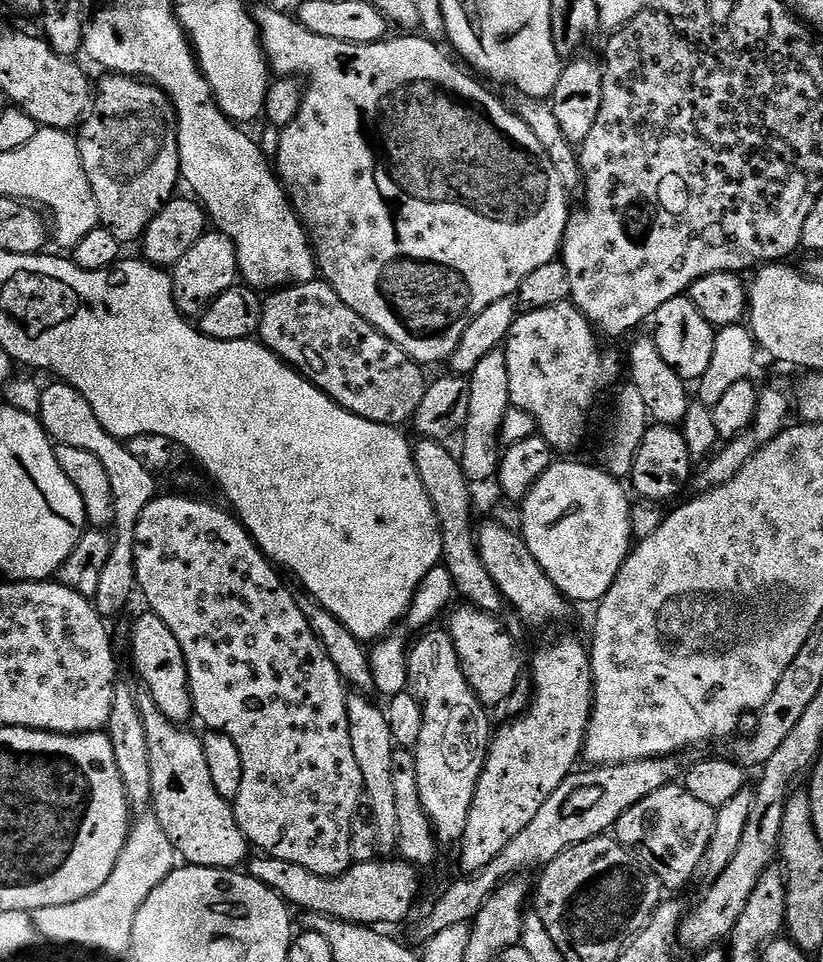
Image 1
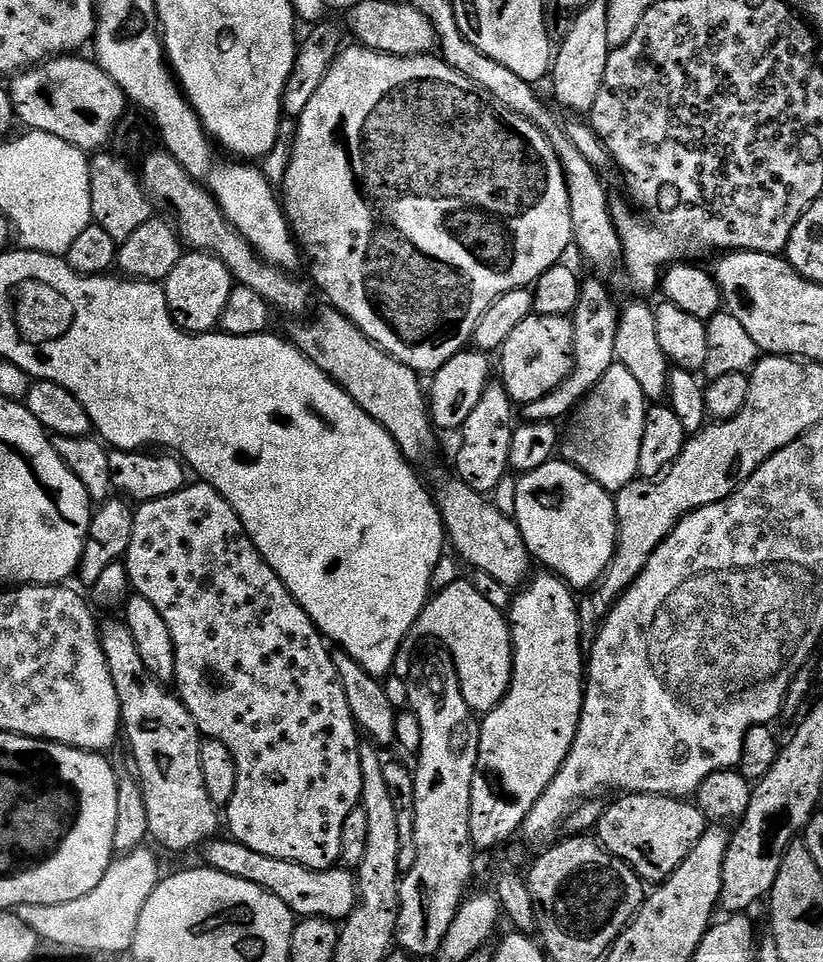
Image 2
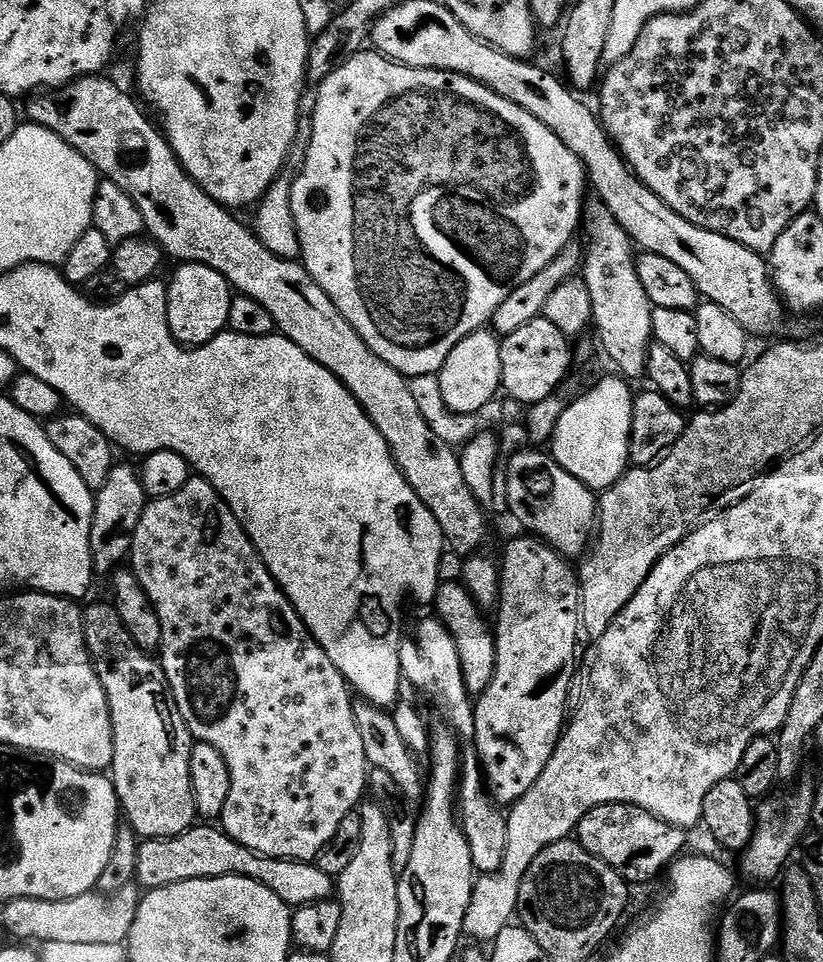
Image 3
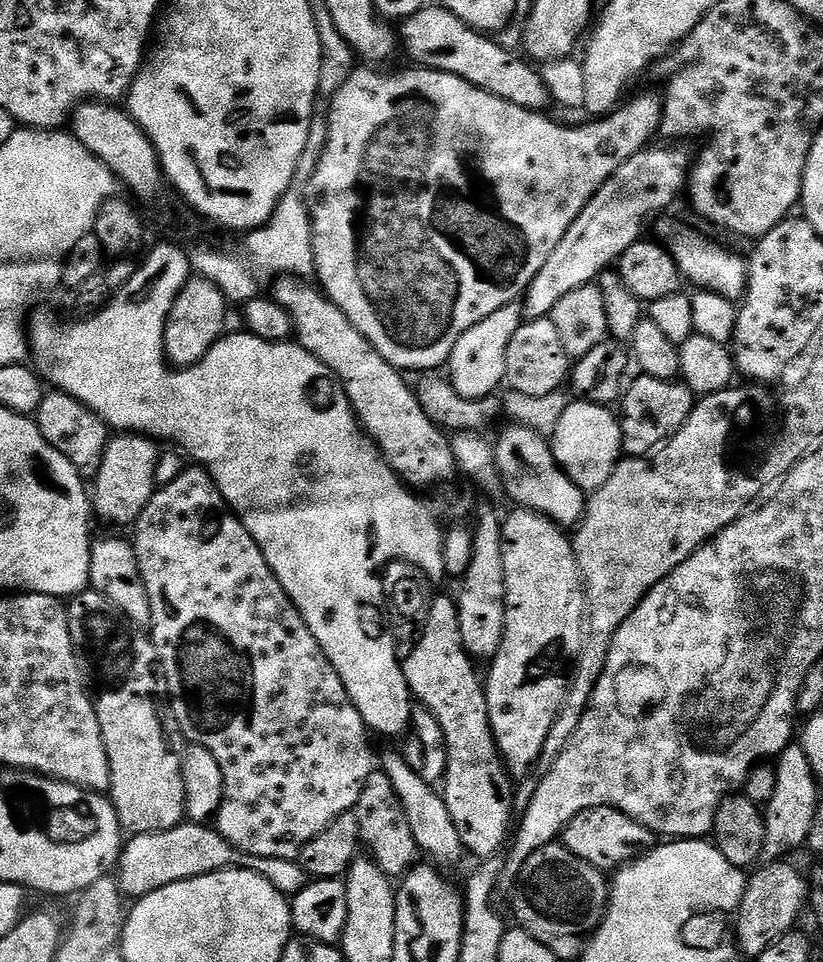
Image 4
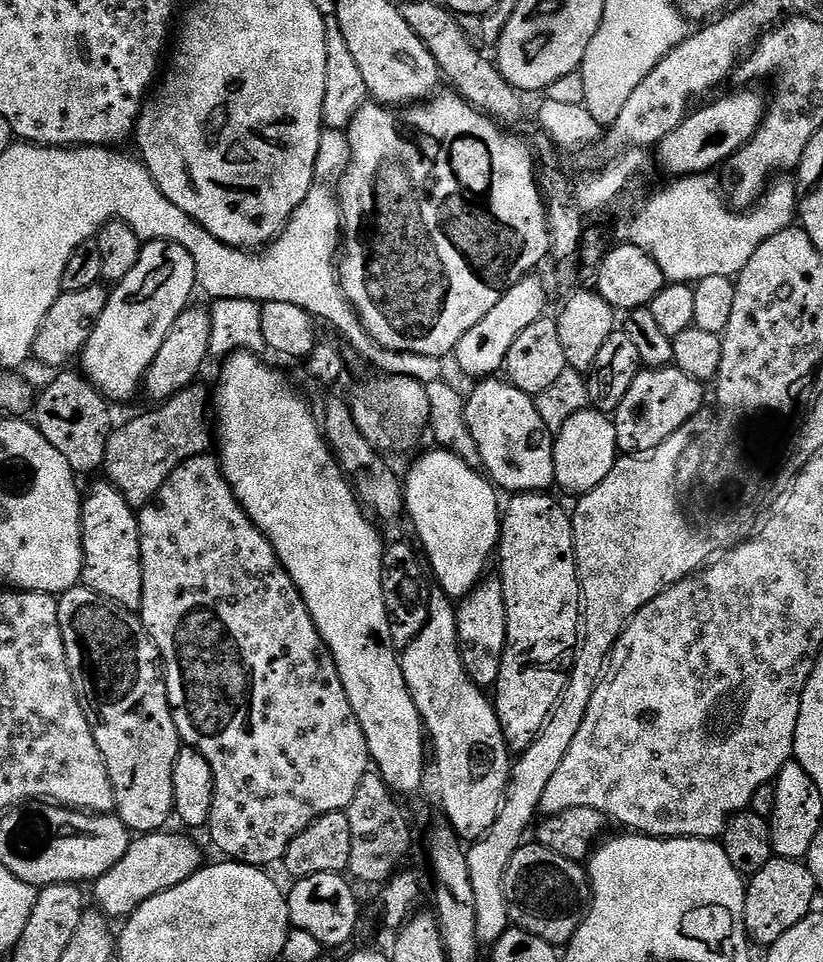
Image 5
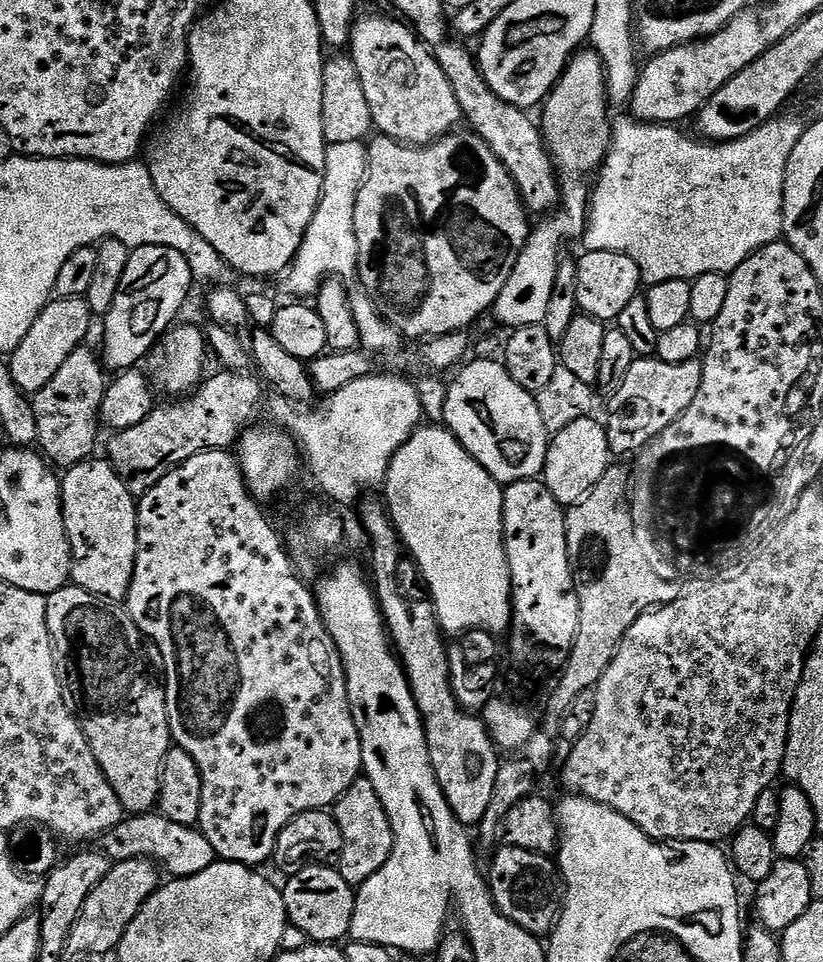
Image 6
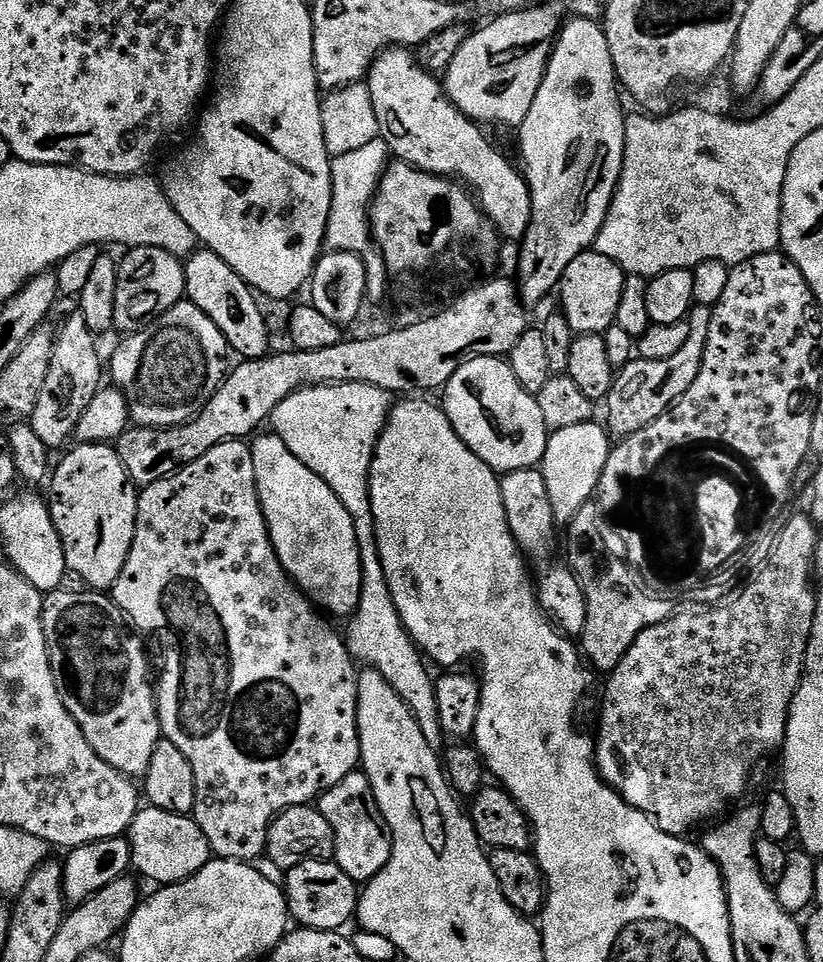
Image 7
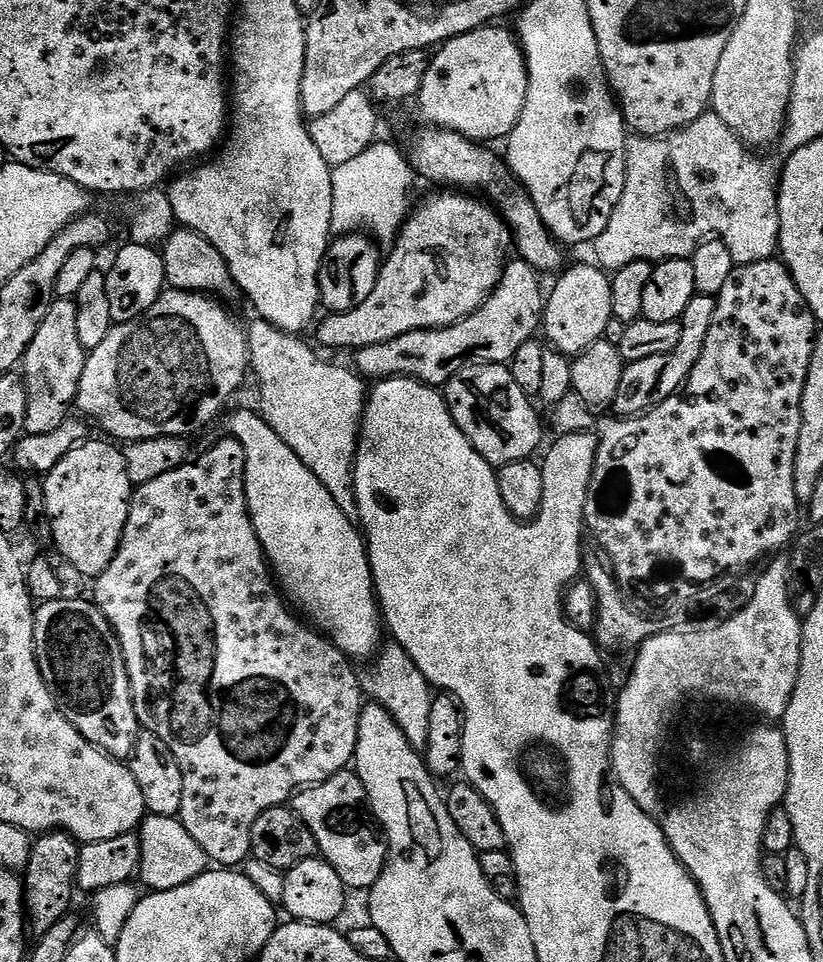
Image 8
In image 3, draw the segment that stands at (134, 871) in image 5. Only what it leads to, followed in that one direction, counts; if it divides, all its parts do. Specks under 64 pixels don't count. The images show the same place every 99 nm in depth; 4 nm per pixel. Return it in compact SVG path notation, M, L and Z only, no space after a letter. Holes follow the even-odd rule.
M193 826L177 836L144 840L137 847L136 854L138 864L134 880L144 890L165 888L191 880L241 876L274 890L274 894L278 894L278 898L282 898L282 902L286 902L293 909L322 902L329 899L334 892L333 877L317 866L313 867L311 863L299 860L259 856L254 850L246 850L246 846L234 842L234 838L230 838L216 826Z

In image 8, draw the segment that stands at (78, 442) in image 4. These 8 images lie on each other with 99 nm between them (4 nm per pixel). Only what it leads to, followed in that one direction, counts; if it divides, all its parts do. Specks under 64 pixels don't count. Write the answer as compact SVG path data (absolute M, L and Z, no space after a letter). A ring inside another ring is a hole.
M53 299L49 303L46 318L42 322L42 326L38 326L38 334L34 334L34 342L30 342L22 361L22 375L28 398L24 428L27 435L50 434L50 430L58 430L58 426L62 426L62 422L69 419L71 412L68 411L73 411L76 402L78 388L82 382L85 359L86 350L82 346L78 334L78 310L75 299Z

